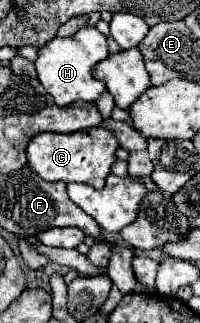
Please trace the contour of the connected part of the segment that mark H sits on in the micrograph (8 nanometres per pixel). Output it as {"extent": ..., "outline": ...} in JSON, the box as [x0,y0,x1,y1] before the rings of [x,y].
{"extent":[35,28,109,106],"outline":[[[81,28],[75,36],[69,38],[55,36],[49,44],[45,44],[39,50],[39,58],[35,60],[37,78],[43,84],[45,92],[53,96],[57,106],[67,106],[77,100],[97,102],[99,96],[105,92],[105,86],[103,82],[93,78],[91,70],[105,58],[109,58],[107,38],[97,28]]]}

